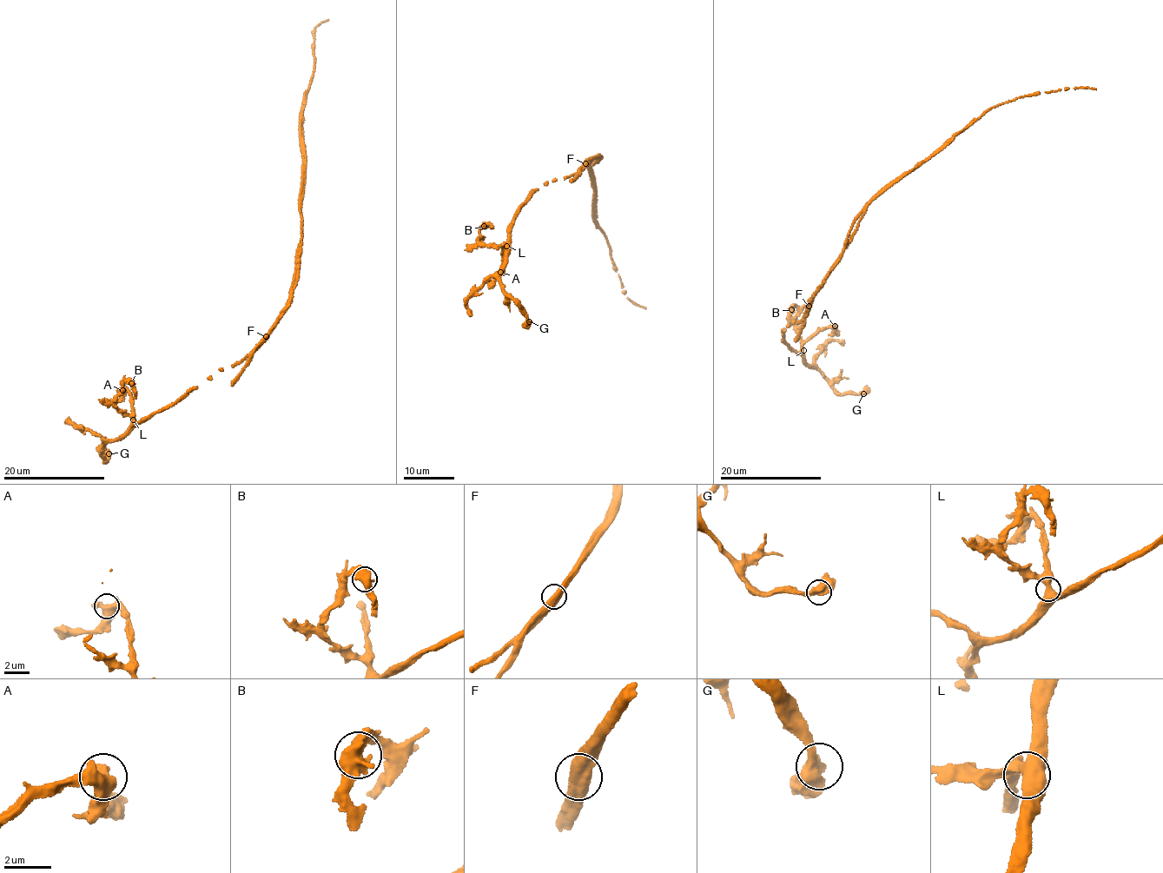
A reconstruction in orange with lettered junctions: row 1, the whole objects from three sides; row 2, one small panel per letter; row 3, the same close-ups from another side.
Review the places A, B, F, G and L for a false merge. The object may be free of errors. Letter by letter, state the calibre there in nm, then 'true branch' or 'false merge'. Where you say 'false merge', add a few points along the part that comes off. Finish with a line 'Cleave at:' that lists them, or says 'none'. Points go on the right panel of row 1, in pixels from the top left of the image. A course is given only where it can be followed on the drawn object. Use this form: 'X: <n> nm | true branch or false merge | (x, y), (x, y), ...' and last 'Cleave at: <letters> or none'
A: 550 nm | true branch
B: 650 nm | true branch
F: 650 nm | false merge | (809, 306), (811, 294), (835, 265), (857, 214), (874, 196), (912, 171), (975, 118)
G: 650 nm | true branch
L: 500 nm | true branch
Cleave at: F

